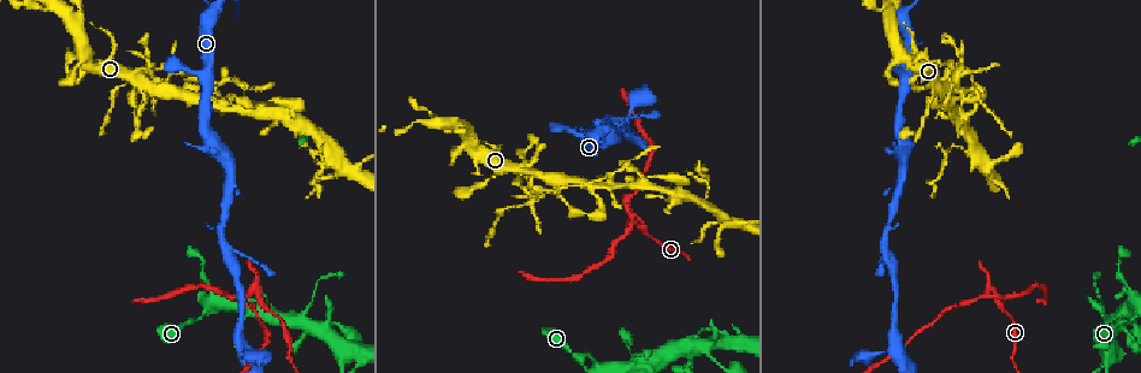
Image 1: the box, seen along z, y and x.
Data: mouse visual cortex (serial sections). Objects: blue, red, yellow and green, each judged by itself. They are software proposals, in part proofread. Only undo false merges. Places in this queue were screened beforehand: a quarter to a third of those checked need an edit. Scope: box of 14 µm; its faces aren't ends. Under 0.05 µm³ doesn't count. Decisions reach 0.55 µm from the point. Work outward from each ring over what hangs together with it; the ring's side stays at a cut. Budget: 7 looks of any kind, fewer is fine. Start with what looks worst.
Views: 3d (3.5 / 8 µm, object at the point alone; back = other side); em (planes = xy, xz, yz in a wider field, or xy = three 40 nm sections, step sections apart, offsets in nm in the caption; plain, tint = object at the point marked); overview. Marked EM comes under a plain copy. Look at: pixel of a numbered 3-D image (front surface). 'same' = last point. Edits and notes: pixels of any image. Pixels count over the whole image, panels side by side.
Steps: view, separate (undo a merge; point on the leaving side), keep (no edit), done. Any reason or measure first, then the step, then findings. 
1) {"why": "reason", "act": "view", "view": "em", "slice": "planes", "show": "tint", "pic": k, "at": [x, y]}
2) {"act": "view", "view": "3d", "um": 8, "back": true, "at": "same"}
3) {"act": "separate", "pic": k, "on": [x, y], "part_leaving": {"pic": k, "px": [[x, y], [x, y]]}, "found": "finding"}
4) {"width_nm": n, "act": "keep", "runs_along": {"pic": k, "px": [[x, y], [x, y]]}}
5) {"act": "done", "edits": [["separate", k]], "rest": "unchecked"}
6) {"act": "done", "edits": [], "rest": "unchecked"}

{"why": "a narrow waist", "act": "view", "view": "3d", "um": 3.5, "back": true, "pic": 1, "at": [233, 107]}

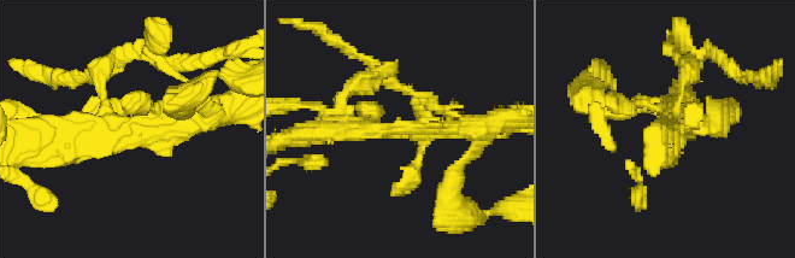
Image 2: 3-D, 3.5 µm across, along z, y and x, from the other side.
{"why": "now the EM", "act": "view", "view": "em", "slice": "xy", "step": 3, "show": "tint", "pic": 2, "at": [140, 135]}

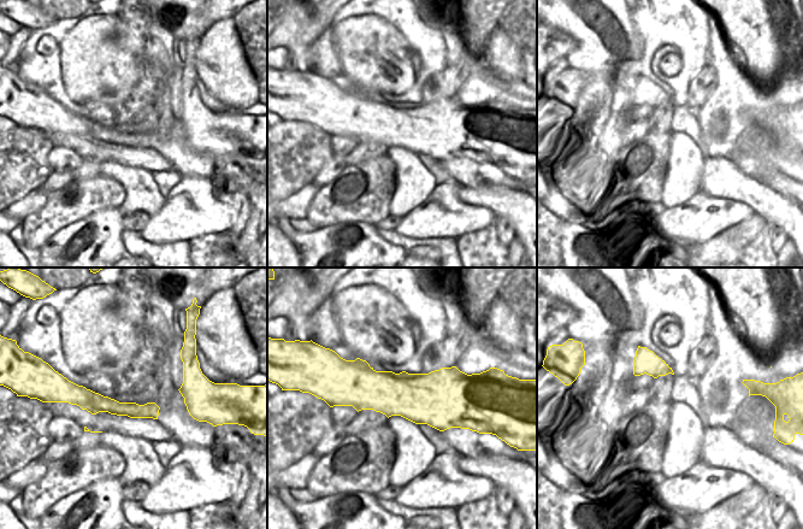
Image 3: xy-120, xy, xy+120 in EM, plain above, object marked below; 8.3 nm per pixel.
{"act": "keep", "runs_along": {"pic": 2, "px": [[215, 113], [148, 135], [56, 135]]}, "found": "one cell here"}

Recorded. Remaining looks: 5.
{"why": "abrupt turn", "act": "view", "view": "3d", "um": 8, "pic": 1, "at": [637, 222]}

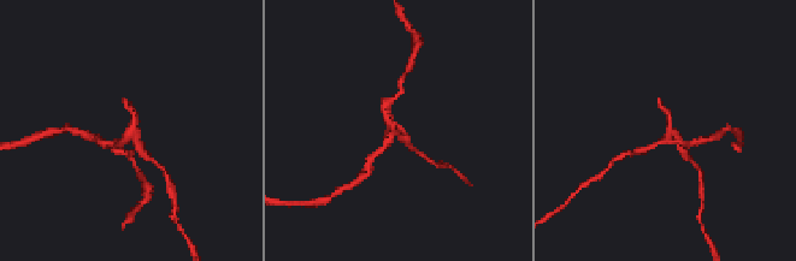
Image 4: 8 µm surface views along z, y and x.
{"act": "view", "view": "em", "slice": "xy", "step": 3, "show": "tint", "pic": 4, "at": [666, 135]}

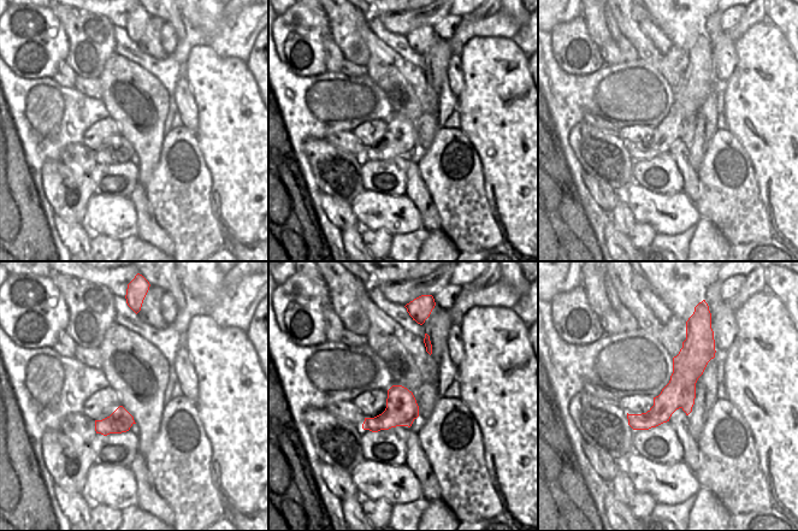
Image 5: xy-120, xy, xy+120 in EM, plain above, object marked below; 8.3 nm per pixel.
{"act": "separate", "pic": 4, "on": [387, 114], "found": "a second cell is stuck on"}

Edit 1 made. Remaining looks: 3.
{"why": "see it whole again", "act": "view", "view": "overview"}

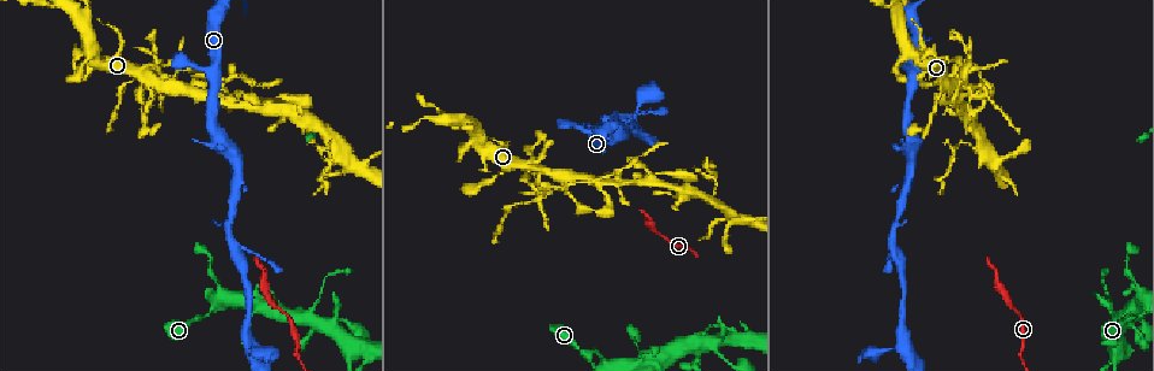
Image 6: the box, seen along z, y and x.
{"why": "thin neck", "act": "view", "view": "3d", "um": 3.5, "back": true, "pic": 6, "at": [328, 318]}

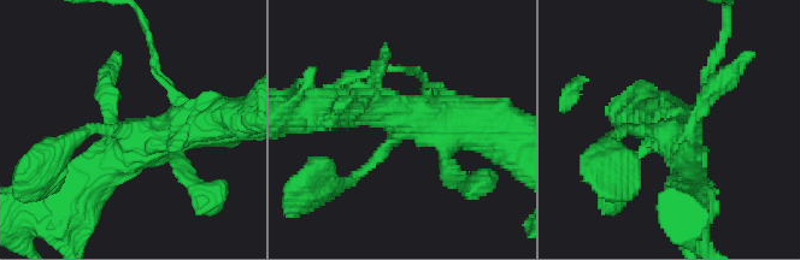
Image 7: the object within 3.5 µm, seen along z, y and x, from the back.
{"why": "now the EM", "act": "view", "view": "em", "slice": "xy", "step": 2, "show": "tint", "pic": 7, "at": [404, 127]}

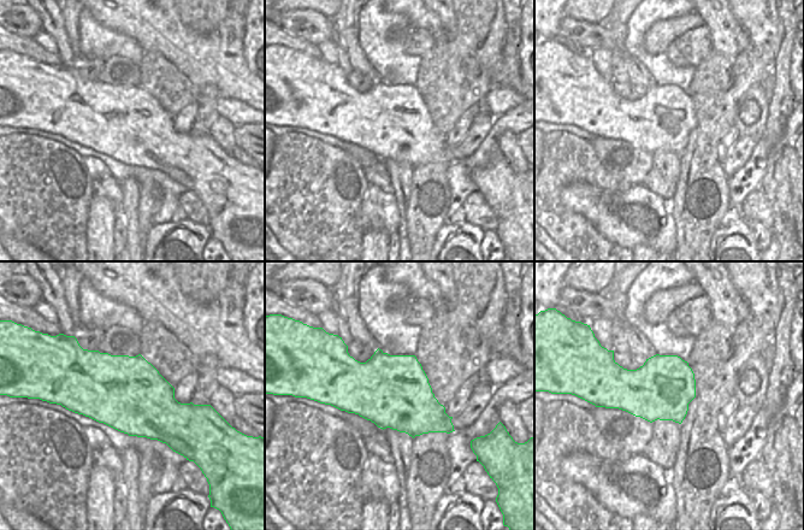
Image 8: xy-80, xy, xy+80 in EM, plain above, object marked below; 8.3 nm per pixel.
{"act": "keep", "found": "continuous, no second cell"}

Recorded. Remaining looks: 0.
{"act": "done", "edits": [["separate", 4]], "rest": "unchecked"}

